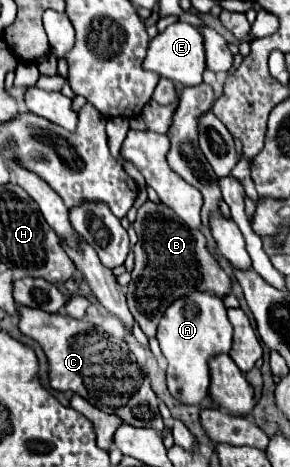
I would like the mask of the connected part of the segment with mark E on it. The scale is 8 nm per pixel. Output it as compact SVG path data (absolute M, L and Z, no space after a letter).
M178 21L174 25L170 25L166 31L158 33L158 37L154 37L150 41L148 47L148 55L144 59L142 65L146 71L154 71L160 77L178 81L182 85L200 85L202 83L202 73L206 69L206 53L204 53L204 37L202 33L192 27L190 23Z

